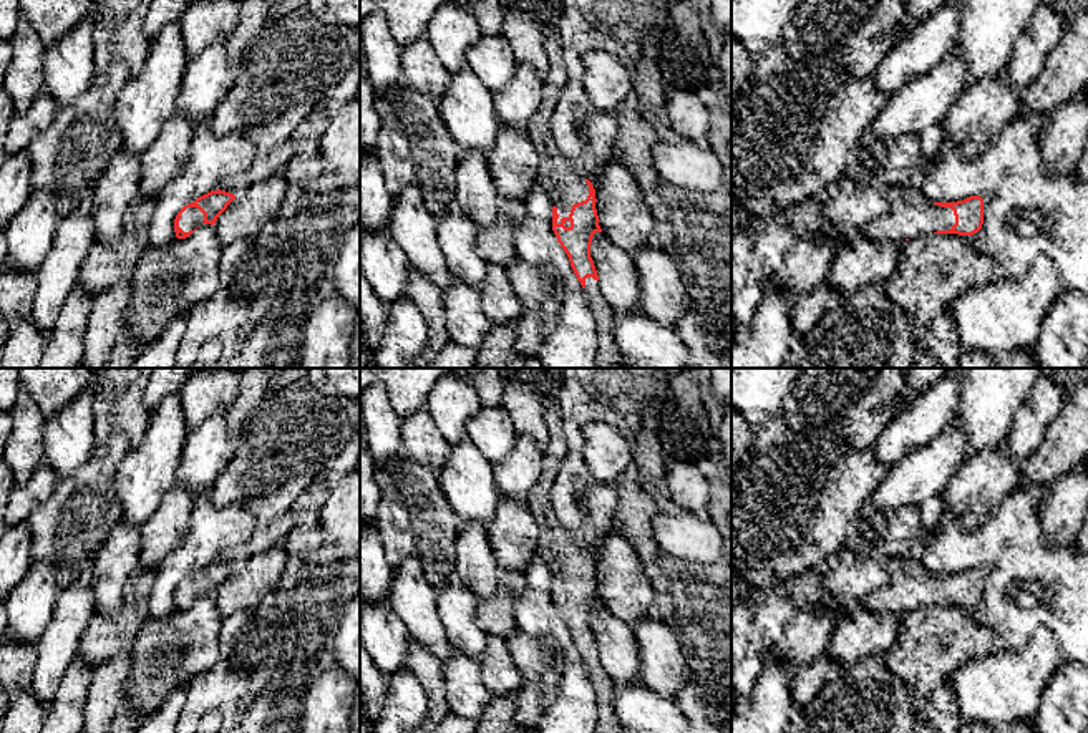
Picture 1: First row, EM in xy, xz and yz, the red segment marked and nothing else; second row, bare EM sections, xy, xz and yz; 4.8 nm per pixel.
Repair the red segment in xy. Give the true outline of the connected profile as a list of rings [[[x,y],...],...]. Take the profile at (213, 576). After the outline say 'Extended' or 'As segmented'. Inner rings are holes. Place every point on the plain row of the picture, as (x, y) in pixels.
[[[217,561],[184,577],[174,590],[176,609],[186,610],[202,595],[214,597],[234,570],[234,566]]]. Extended

